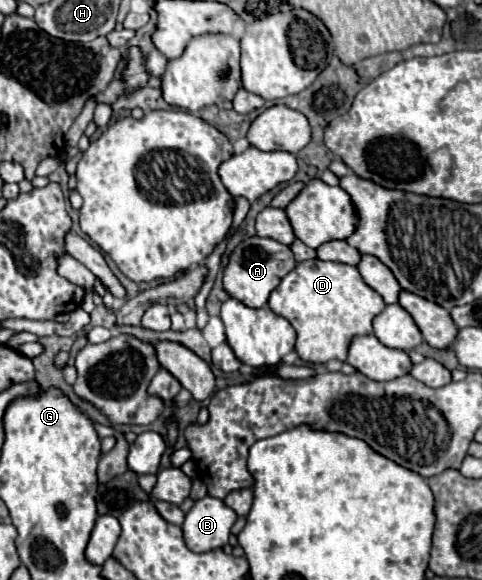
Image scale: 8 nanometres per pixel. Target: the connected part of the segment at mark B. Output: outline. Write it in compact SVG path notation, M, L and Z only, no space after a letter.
M206 495L204 499L198 499L186 513L182 523L184 541L194 553L224 547L228 543L234 521L236 513L222 499Z

